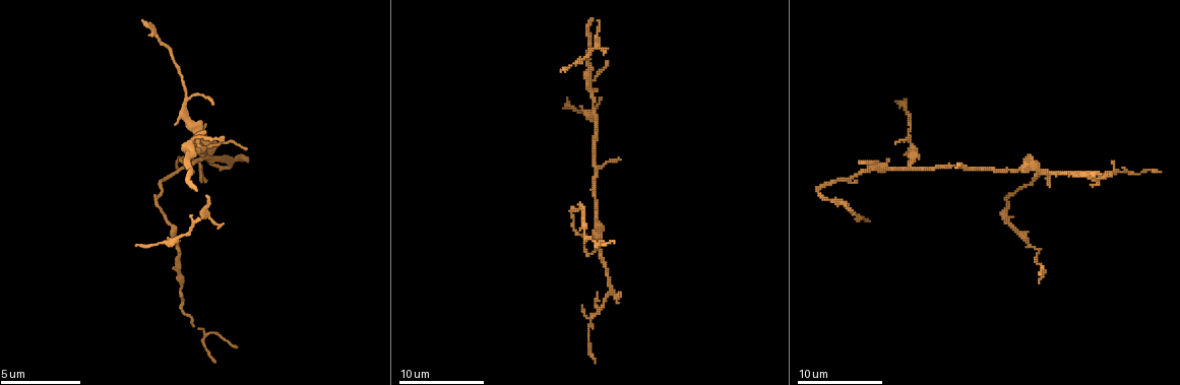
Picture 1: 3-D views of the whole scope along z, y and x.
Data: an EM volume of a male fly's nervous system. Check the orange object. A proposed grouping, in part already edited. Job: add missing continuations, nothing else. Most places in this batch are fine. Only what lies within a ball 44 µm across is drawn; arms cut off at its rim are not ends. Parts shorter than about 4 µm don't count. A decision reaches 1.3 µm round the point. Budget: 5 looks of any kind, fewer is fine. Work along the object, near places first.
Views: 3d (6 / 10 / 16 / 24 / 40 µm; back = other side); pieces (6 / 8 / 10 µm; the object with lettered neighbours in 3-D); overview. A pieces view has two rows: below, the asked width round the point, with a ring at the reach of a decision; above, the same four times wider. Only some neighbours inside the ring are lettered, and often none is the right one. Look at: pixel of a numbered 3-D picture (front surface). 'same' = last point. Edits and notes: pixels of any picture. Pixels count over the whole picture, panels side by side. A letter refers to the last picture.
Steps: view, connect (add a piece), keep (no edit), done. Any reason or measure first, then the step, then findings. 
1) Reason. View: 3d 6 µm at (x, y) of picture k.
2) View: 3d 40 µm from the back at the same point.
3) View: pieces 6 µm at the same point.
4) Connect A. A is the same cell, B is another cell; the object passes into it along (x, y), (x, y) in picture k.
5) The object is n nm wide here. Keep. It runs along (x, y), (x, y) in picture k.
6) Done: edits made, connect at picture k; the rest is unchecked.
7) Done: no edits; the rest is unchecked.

Free end. View: pieces 10 µm at (1098, 175) of picture 1.

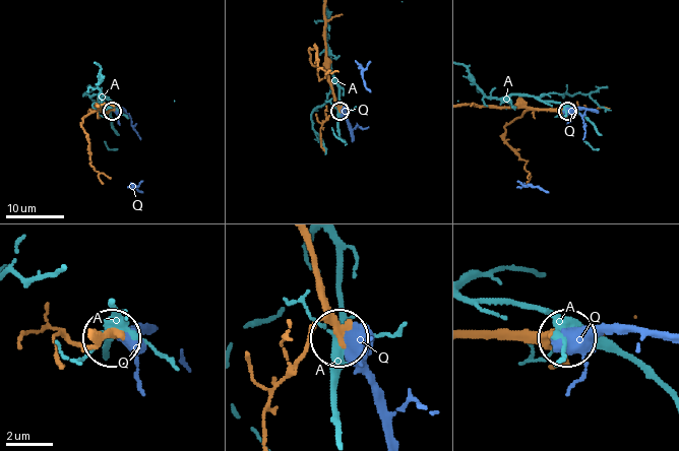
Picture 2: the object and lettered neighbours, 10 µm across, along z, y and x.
Connect Q. Q is the same cell, A is another cell; the object passes into it along (89, 330), (147, 335) in picture 2; the neuron continues.

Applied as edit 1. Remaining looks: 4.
View: overview.

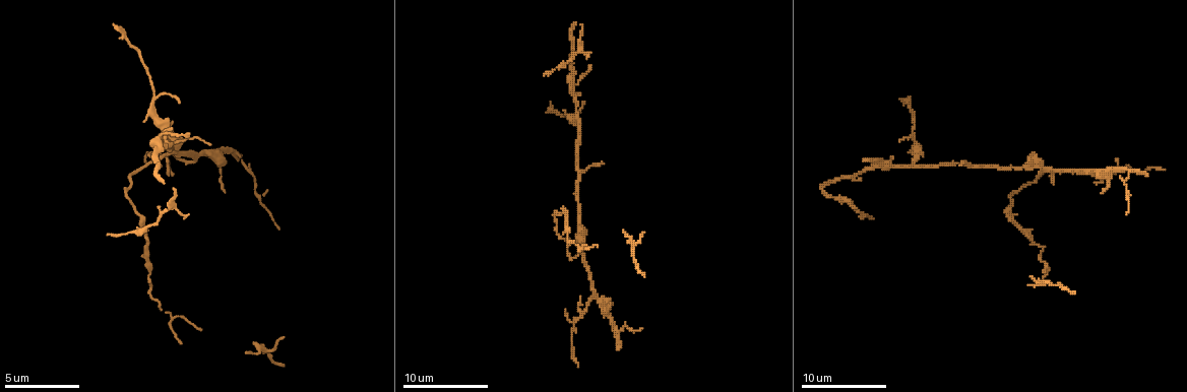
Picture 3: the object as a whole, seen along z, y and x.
Branch stops here. View: pieces 8 µm at (185, 132) of picture 3.

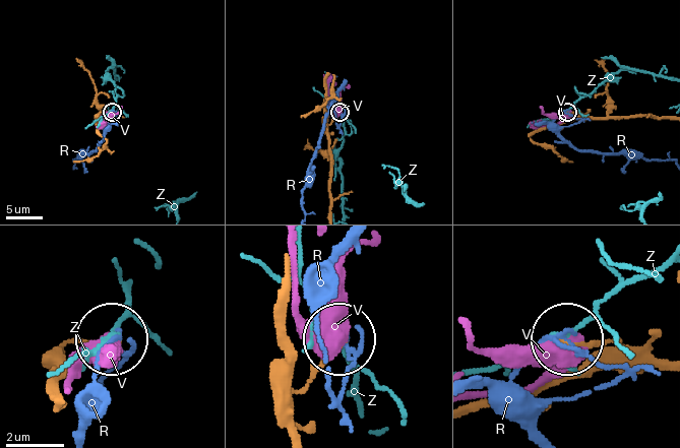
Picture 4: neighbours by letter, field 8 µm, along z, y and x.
Keep. R, V and Z are other cells; it runs along (330, 201), (327, 129), (340, 113) in picture 4; no lettered piece goes on from it.

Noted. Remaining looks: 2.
An open end. View: pieces 10 µm at (900, 100) of picture 3.

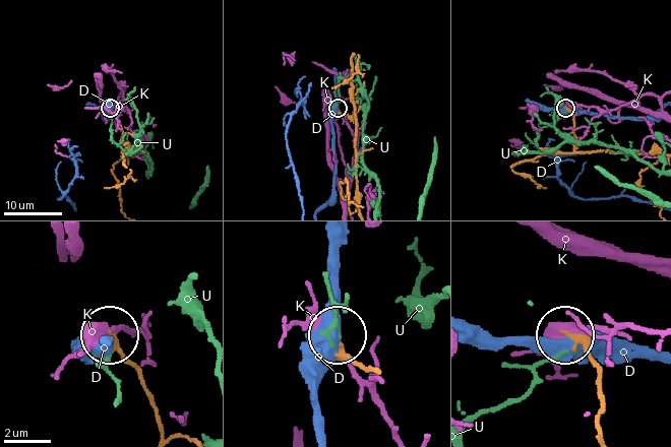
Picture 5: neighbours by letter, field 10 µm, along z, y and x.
The object is 250 nm wide here. Keep. D, K and U are other cells; it runs along (603, 432), (597, 414), (601, 368), (569, 334) in picture 5; none of them fits.

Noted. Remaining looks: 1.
Done: edits made, connect at picture 2; the rest is unchecked.

